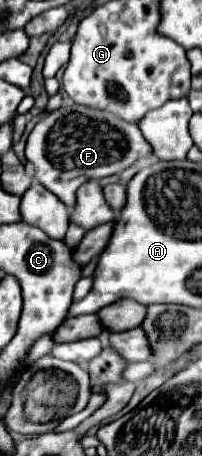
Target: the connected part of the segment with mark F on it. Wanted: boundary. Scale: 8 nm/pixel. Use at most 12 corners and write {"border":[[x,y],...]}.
{"border":[[80,104],[26,142],[34,178],[70,210],[82,182],[152,148],[136,124]]}

